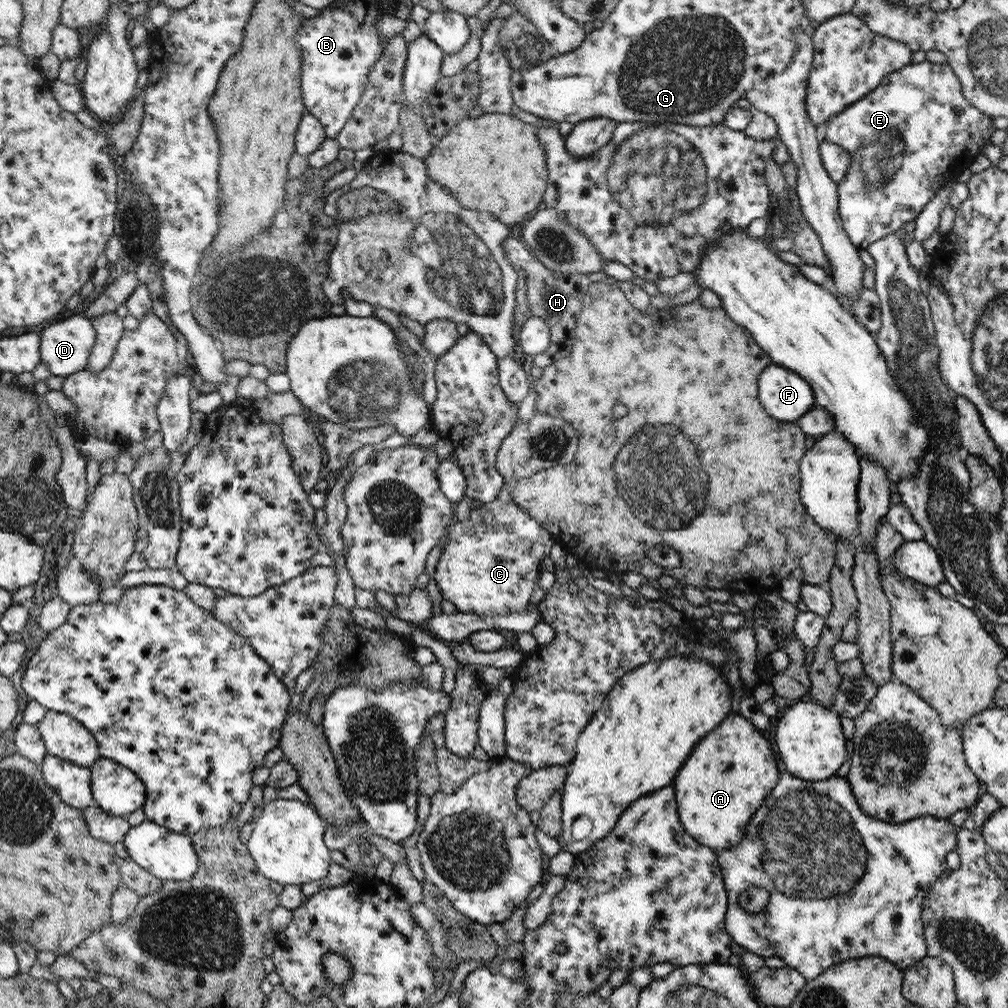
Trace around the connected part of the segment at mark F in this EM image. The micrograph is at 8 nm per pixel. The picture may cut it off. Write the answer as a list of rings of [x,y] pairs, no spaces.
[[[771,364],[759,376],[760,402],[776,421],[797,422],[814,407],[815,392],[799,373]]]

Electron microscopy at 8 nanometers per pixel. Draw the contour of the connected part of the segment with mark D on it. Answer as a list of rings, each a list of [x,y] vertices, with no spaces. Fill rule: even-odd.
[[[86,314],[68,316],[42,330],[43,362],[56,376],[69,377],[89,368],[91,356],[97,343],[98,333],[93,319]]]

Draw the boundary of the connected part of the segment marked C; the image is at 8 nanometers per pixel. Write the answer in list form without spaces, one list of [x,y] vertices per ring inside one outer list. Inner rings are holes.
[[[504,484],[504,488],[494,501],[482,504],[478,509],[472,509],[470,519],[464,522],[457,521],[449,532],[448,544],[440,556],[434,577],[442,596],[453,602],[458,612],[490,616],[520,612],[522,604],[526,606],[530,596],[534,594],[542,558],[552,556],[554,540],[551,533],[519,507],[512,494],[506,492],[507,485]]]

